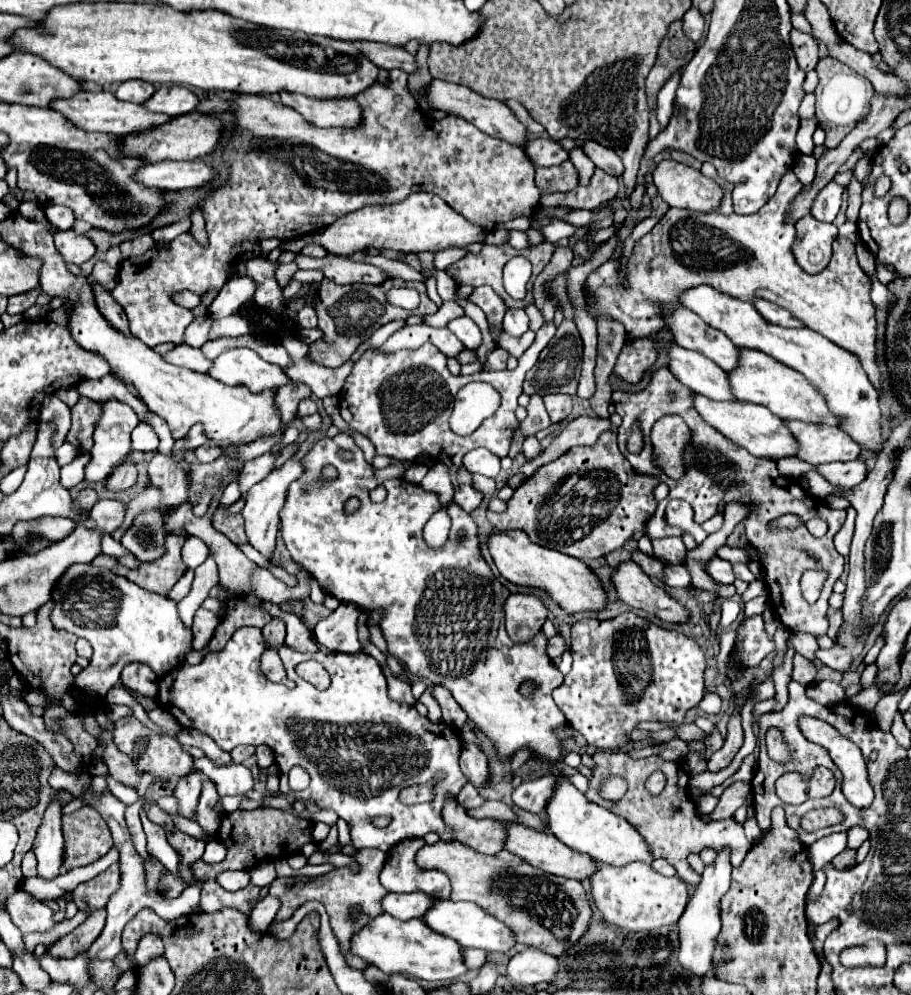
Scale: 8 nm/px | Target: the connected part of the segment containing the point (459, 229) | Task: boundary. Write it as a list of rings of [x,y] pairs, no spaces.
[[[412,193],[408,199],[404,199],[396,205],[362,207],[354,213],[340,217],[340,221],[334,221],[320,233],[284,241],[280,245],[280,251],[300,253],[306,245],[316,243],[316,245],[322,245],[328,253],[340,253],[340,255],[352,255],[356,251],[364,251],[368,247],[394,249],[394,251],[404,251],[404,253],[418,253],[418,251],[436,253],[446,247],[464,247],[470,243],[482,243],[484,237],[486,237],[484,229],[480,229],[478,225],[472,225],[470,221],[460,217],[438,195]]]

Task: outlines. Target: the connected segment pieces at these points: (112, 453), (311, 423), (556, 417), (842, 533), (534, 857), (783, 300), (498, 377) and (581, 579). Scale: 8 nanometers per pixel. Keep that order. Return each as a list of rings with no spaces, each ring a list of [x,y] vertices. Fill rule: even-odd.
[[[114,397],[102,403],[102,415],[96,423],[94,431],[94,447],[92,447],[92,461],[86,465],[86,481],[104,481],[116,465],[120,465],[130,453],[130,433],[140,423],[134,409]]]
[[[296,413],[296,419],[300,419],[300,421],[304,423],[304,427],[306,427],[310,433],[320,431],[320,427],[322,427],[322,419],[320,419],[318,413],[314,413],[314,415],[306,415],[306,417],[300,417],[300,413]]]
[[[550,393],[544,397],[544,405],[546,405],[546,411],[550,415],[550,421],[562,423],[572,411],[572,397],[562,395],[562,393]]]
[[[850,506],[846,509],[847,517],[844,525],[834,537],[834,545],[836,550],[843,556],[848,556],[852,537],[854,533],[856,510]]]
[[[512,823],[508,827],[508,841],[506,841],[506,849],[512,851],[514,855],[518,855],[520,859],[524,859],[526,863],[542,869],[544,873],[552,873],[558,877],[568,877],[568,879],[576,879],[576,881],[584,881],[590,879],[592,873],[596,873],[596,865],[592,861],[592,857],[582,855],[574,849],[570,849],[568,845],[564,845],[562,841],[558,841],[552,833],[544,833],[544,831],[536,831],[518,823]]]
[[[702,163],[702,173],[724,187],[726,195],[720,209],[712,215],[700,215],[690,209],[670,207],[664,219],[636,241],[626,265],[620,259],[610,259],[588,277],[586,285],[592,299],[586,303],[590,315],[594,319],[600,315],[612,317],[622,321],[632,337],[648,337],[666,329],[666,309],[678,309],[680,293],[692,287],[710,285],[720,293],[748,303],[752,303],[752,297],[762,297],[788,309],[806,327],[854,353],[870,377],[870,383],[882,393],[882,375],[876,367],[876,309],[868,299],[870,279],[858,267],[854,243],[848,241],[848,237],[838,237],[830,265],[818,275],[808,275],[792,255],[796,229],[784,223],[788,205],[802,189],[794,171],[784,173],[776,195],[754,215],[734,213],[734,184],[722,179],[712,163]]]
[[[552,321],[544,323],[540,331],[536,333],[536,339],[530,345],[530,349],[520,357],[520,363],[514,371],[486,371],[484,369],[468,377],[452,375],[446,367],[444,353],[440,353],[434,345],[424,345],[416,351],[400,349],[396,353],[368,349],[354,363],[346,379],[346,385],[340,395],[340,415],[354,433],[360,433],[372,441],[372,445],[376,447],[376,455],[388,455],[392,459],[410,461],[410,463],[418,459],[420,455],[428,455],[432,459],[444,459],[446,461],[444,465],[450,469],[450,481],[456,489],[454,493],[456,505],[460,505],[466,513],[472,513],[482,503],[484,495],[478,489],[474,489],[472,475],[462,465],[462,457],[468,451],[478,447],[488,449],[500,459],[508,455],[510,443],[520,425],[514,411],[518,407],[518,397],[522,393],[524,375],[528,369],[534,367],[540,351],[548,345],[554,333],[556,333],[554,323]],[[470,381],[490,383],[502,395],[502,405],[494,413],[494,417],[484,419],[480,429],[476,429],[468,437],[460,437],[452,433],[448,419],[452,413],[454,395],[458,393],[460,387],[464,387]]]
[[[502,531],[490,535],[490,553],[500,575],[520,587],[534,587],[552,597],[556,605],[560,605],[566,613],[578,611],[602,611],[608,603],[606,589],[602,587],[598,575],[580,559],[568,557],[548,547],[540,547],[528,539],[524,531]]]

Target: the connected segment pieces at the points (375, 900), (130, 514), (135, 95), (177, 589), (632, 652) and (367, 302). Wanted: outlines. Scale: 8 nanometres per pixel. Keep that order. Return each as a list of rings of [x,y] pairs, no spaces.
[[[364,848],[358,849],[354,855],[354,861],[358,863],[358,869],[350,869],[350,867],[340,867],[334,869],[326,875],[320,875],[316,879],[296,879],[296,877],[282,877],[282,879],[274,879],[270,885],[270,895],[276,895],[282,901],[282,907],[276,915],[276,921],[284,921],[288,917],[292,917],[292,913],[304,905],[304,901],[320,901],[324,903],[328,915],[330,915],[330,925],[334,935],[340,941],[342,951],[346,953],[348,949],[348,965],[352,965],[358,971],[364,971],[370,963],[366,963],[364,959],[356,957],[354,953],[350,953],[350,943],[352,937],[364,927],[368,925],[368,921],[372,921],[374,917],[382,915],[384,909],[380,905],[380,901],[388,895],[388,891],[380,885],[378,875],[380,869],[386,862],[387,853],[380,851],[380,849]]]
[[[146,489],[146,491],[138,493],[138,497],[132,499],[132,501],[126,505],[126,517],[124,517],[122,525],[112,533],[112,537],[116,537],[116,541],[120,541],[120,537],[122,537],[124,531],[132,525],[132,521],[136,519],[136,515],[142,513],[142,511],[152,509],[160,499],[162,499],[162,493],[160,493],[158,489]]]
[[[134,79],[134,81],[124,81],[124,83],[120,83],[120,87],[118,87],[118,91],[116,91],[116,97],[118,97],[120,101],[130,101],[130,103],[142,105],[144,101],[148,101],[148,97],[154,95],[154,91],[156,91],[156,89],[154,89],[152,83],[144,83],[144,81]]]
[[[188,569],[182,576],[182,579],[174,585],[174,589],[168,593],[168,599],[172,599],[172,601],[181,601],[188,594],[188,591],[190,591],[193,574],[194,571]]]
[[[620,613],[618,617],[614,619],[608,619],[608,621],[598,621],[598,619],[582,619],[578,623],[572,625],[572,633],[570,633],[570,653],[572,653],[572,671],[564,677],[562,685],[554,689],[552,697],[556,701],[556,705],[562,709],[568,725],[576,731],[580,731],[584,735],[584,739],[592,745],[592,747],[598,747],[598,749],[604,749],[604,751],[616,751],[620,749],[624,743],[628,743],[628,733],[632,733],[634,725],[640,723],[640,721],[676,721],[676,723],[686,723],[686,711],[696,707],[702,697],[704,697],[704,669],[706,669],[706,657],[704,657],[704,651],[698,647],[698,643],[678,631],[670,631],[670,629],[662,629],[646,619],[642,619],[640,615],[636,613]]]
[[[322,279],[320,281],[320,289],[318,289],[318,303],[316,303],[316,315],[318,315],[318,329],[324,333],[324,341],[332,345],[332,349],[328,351],[308,351],[308,359],[314,363],[320,363],[324,367],[340,367],[342,363],[348,361],[348,357],[370,337],[370,333],[394,319],[406,319],[410,313],[392,313],[392,305],[386,301],[386,291],[396,285],[396,287],[414,287],[420,297],[422,303],[420,307],[414,311],[416,315],[428,315],[428,313],[436,313],[438,307],[428,299],[426,295],[426,285],[420,281],[394,281],[388,279],[382,285],[364,285],[364,283],[352,283],[352,285],[336,285],[334,281]]]

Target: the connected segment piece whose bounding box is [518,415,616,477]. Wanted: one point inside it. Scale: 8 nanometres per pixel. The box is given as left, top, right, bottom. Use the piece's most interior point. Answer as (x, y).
(584, 430)

